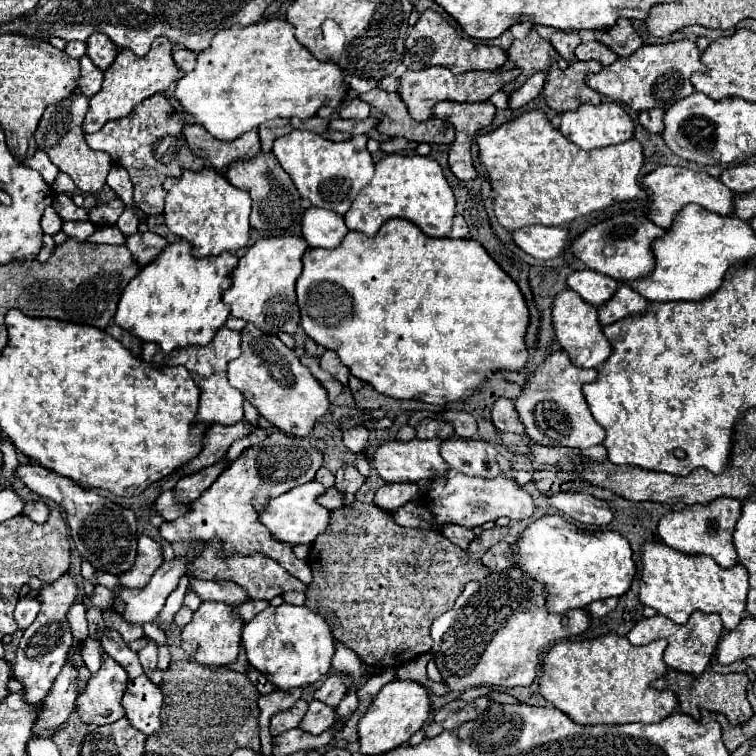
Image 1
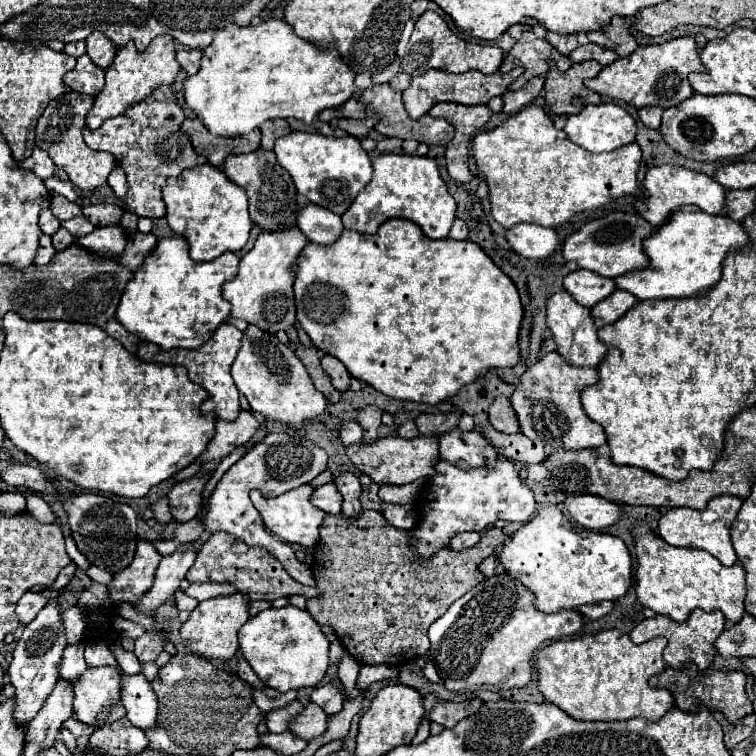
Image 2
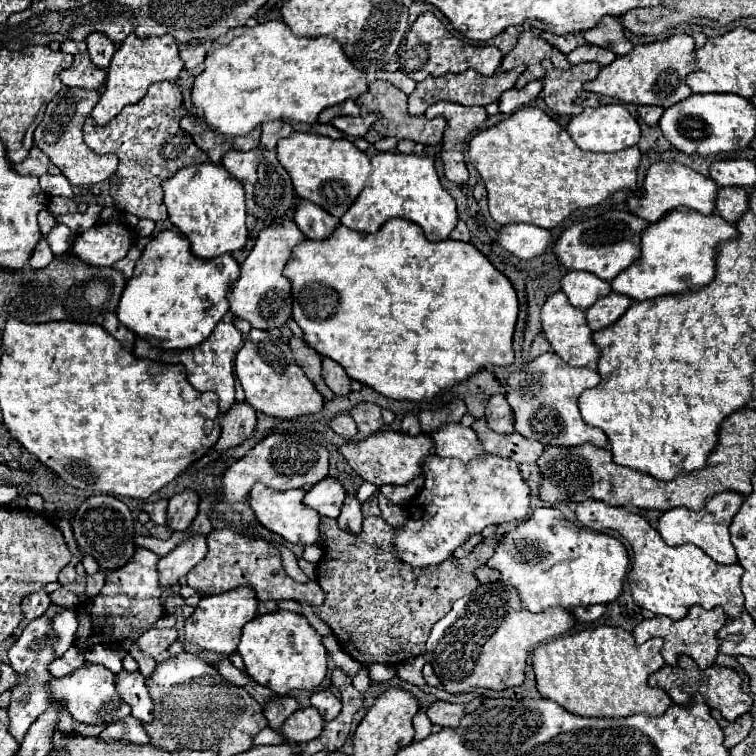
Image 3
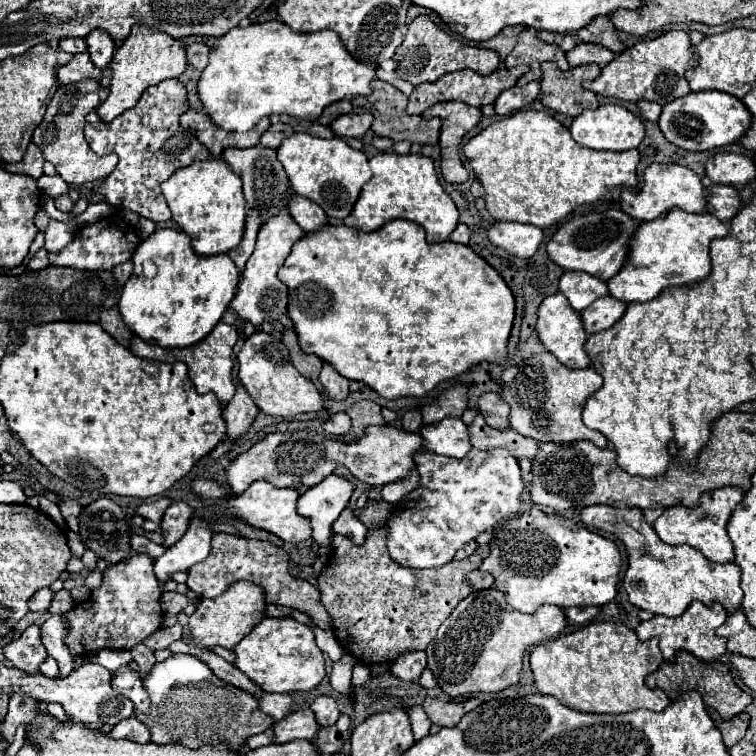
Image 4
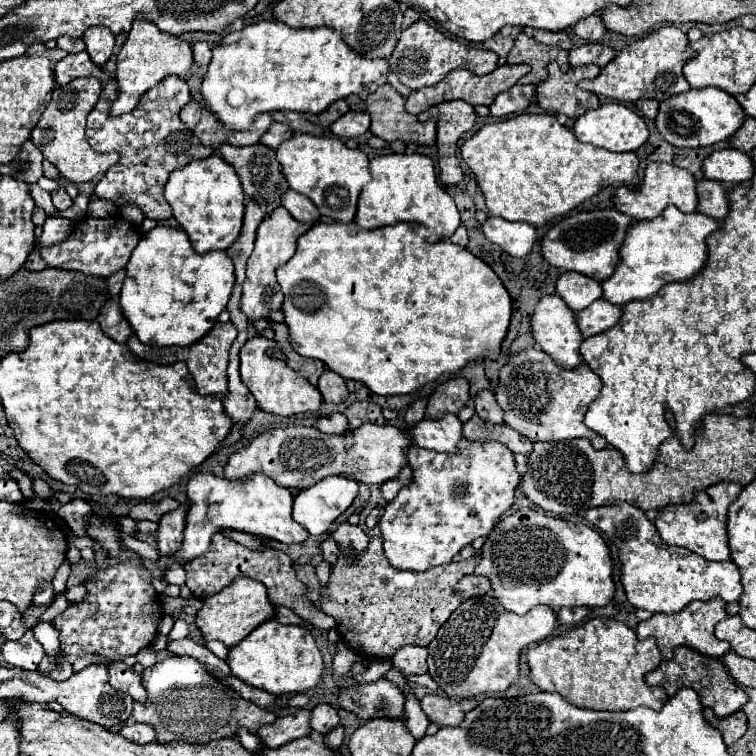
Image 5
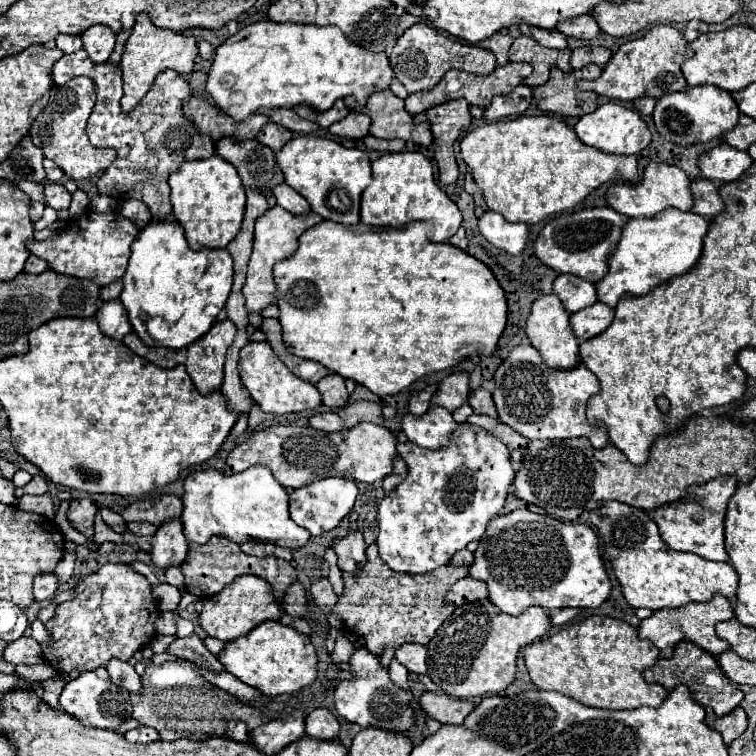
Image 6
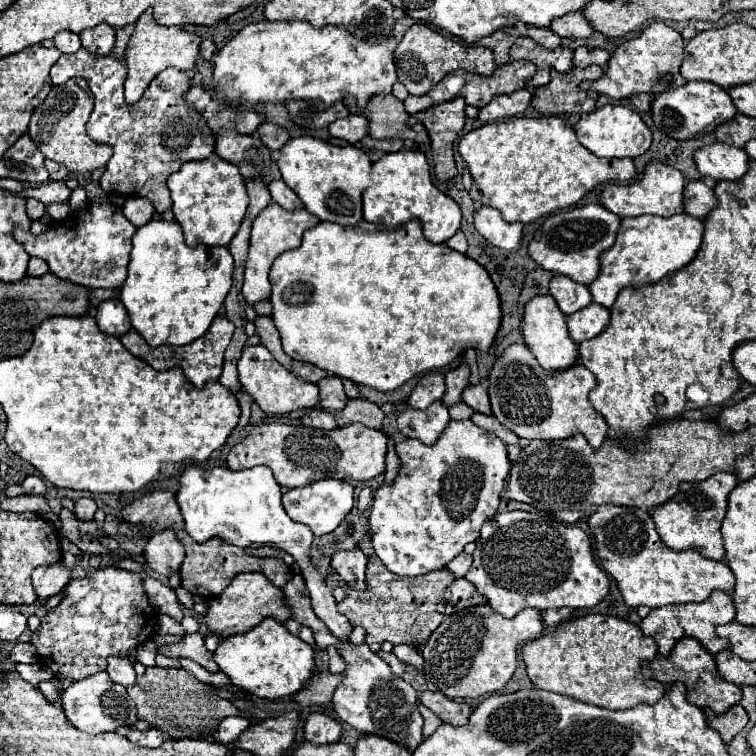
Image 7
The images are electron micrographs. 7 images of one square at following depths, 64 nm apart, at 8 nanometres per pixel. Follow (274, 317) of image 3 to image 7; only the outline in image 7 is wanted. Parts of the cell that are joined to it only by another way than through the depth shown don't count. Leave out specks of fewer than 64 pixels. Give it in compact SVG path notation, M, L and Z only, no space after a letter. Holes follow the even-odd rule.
M270 202L252 222L252 232L250 232L250 248L248 248L248 260L246 260L246 268L244 268L244 288L242 294L246 298L248 304L254 304L262 298L270 296L270 280L268 280L268 272L272 262L286 250L294 250L300 246L302 242L302 234L316 226L320 220L316 216L312 216L306 208L298 208L298 210L284 210L282 206L278 206L276 202Z

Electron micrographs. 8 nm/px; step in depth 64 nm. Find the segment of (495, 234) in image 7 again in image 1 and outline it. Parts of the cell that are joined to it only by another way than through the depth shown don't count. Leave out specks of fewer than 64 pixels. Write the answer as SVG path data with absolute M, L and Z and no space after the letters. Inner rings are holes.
M524 226L512 232L514 244L532 258L550 260L558 258L568 246L568 232L548 226Z

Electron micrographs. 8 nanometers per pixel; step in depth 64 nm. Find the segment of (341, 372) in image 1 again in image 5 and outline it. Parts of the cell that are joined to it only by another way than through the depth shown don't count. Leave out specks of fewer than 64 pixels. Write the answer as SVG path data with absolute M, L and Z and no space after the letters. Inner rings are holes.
M326 370L320 380L318 380L318 390L324 398L324 402L334 402L334 404L340 404L348 398L348 388L346 388L346 382L342 376L338 376L336 372L332 370Z

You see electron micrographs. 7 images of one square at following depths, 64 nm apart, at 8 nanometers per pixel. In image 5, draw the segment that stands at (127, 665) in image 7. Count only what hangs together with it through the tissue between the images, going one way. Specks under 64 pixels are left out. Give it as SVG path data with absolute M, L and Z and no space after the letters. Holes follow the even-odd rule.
M114 662L114 664L108 668L108 674L110 674L110 684L112 684L112 688L130 694L130 696L132 696L134 700L138 700L138 702L144 702L144 700L146 700L146 690L144 690L144 686L142 686L140 676L134 672L134 668L126 666L124 662Z

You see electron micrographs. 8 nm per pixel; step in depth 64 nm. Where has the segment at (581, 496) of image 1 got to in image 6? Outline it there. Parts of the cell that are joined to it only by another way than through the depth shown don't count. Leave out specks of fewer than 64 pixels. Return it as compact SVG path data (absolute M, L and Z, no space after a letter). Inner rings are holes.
M606 502L602 508L592 510L590 512L590 524L596 530L600 544L602 544L602 554L604 554L604 562L612 568L612 572L616 574L620 586L622 586L622 594L626 598L626 602L632 608L650 608L650 610L660 610L660 608L678 608L684 606L686 602L708 602L716 592L732 598L736 592L736 584L738 584L738 576L736 570L732 568L732 564L728 562L710 562L698 554L688 554L688 552L676 552L670 550L660 534L654 522L648 520L648 514L640 508L634 506L626 506L620 502Z

